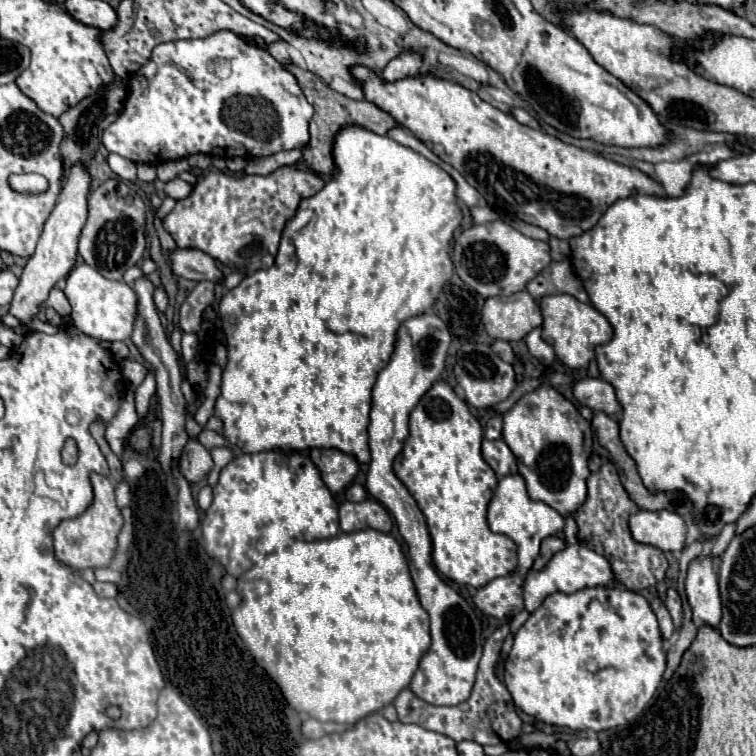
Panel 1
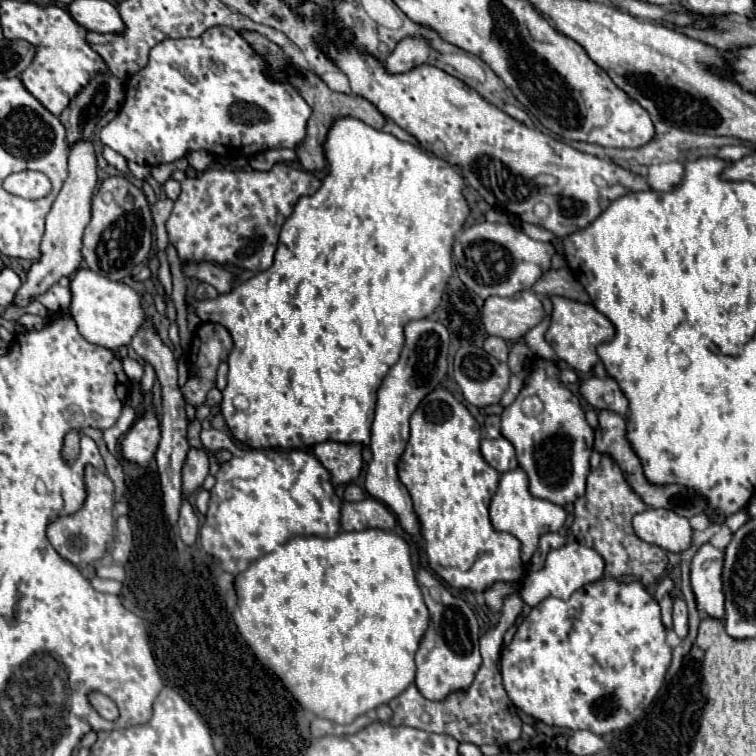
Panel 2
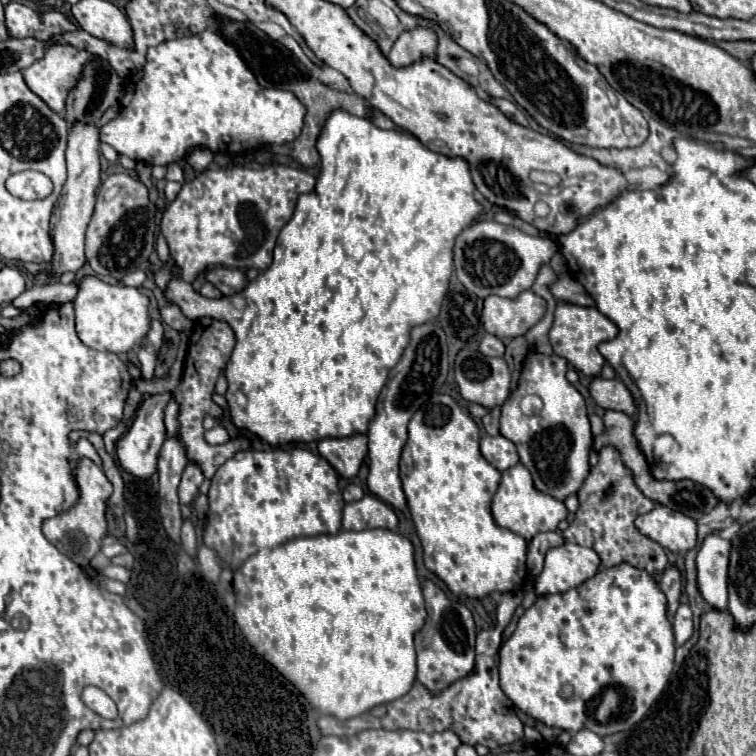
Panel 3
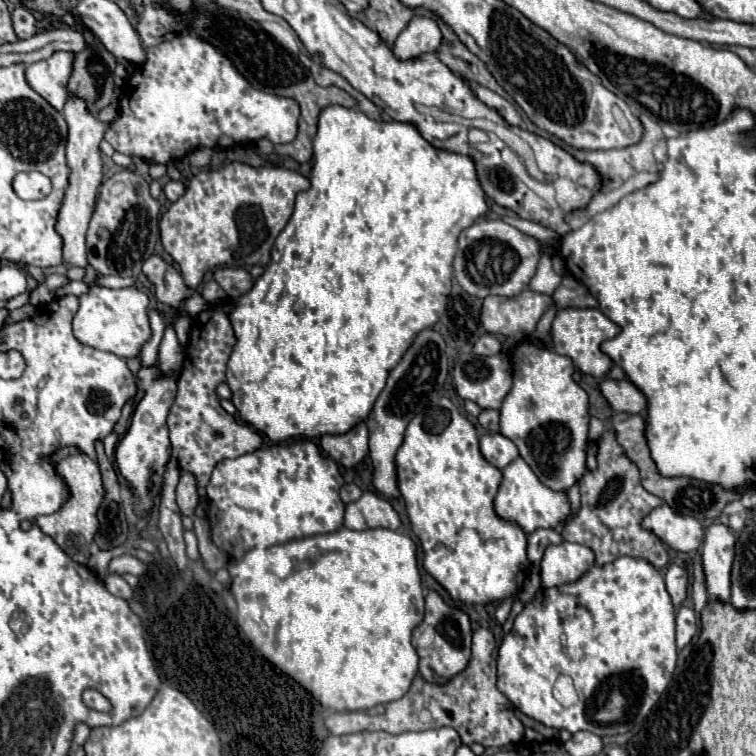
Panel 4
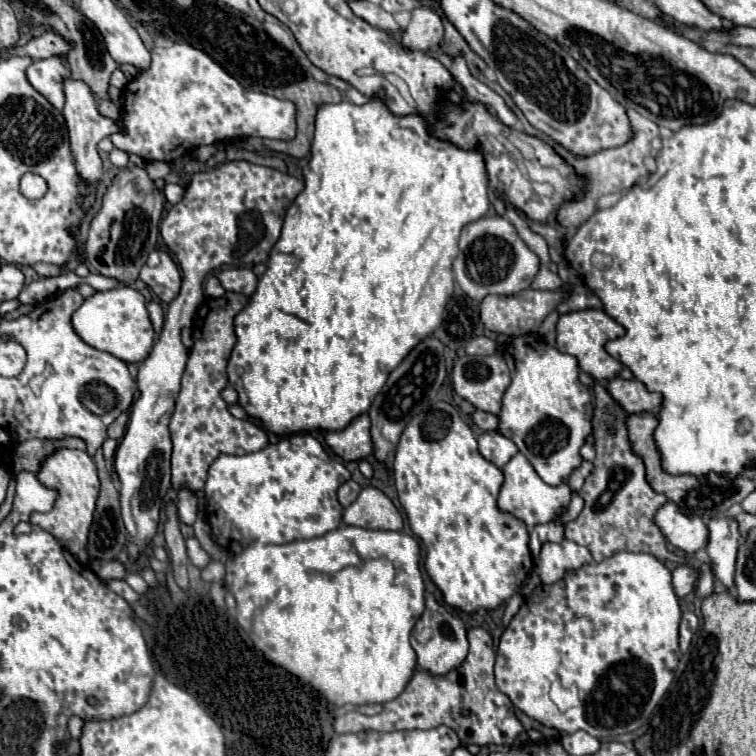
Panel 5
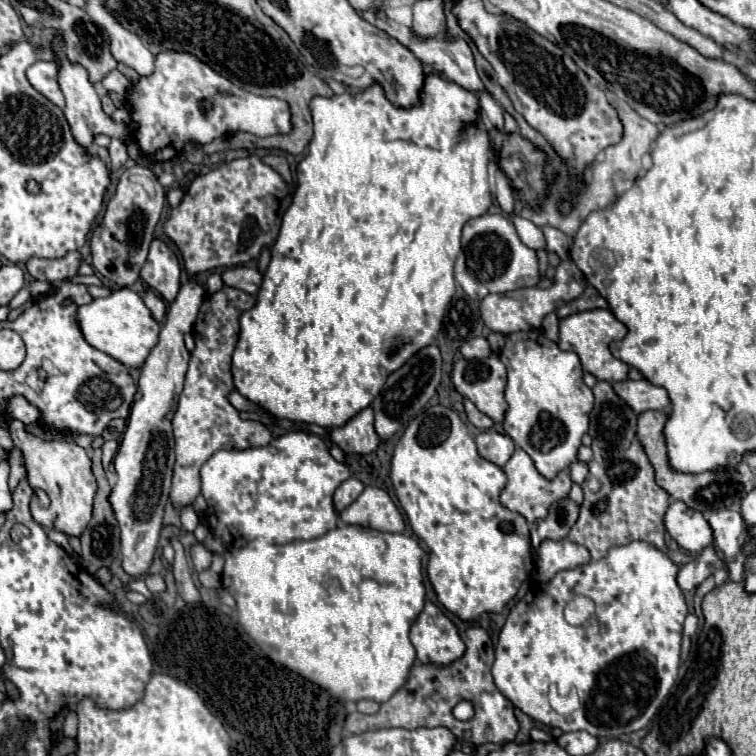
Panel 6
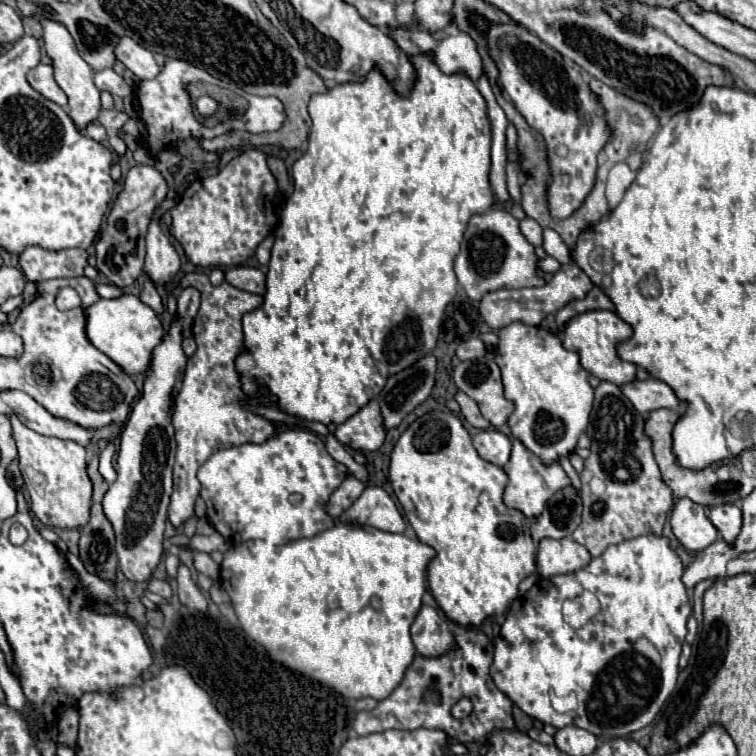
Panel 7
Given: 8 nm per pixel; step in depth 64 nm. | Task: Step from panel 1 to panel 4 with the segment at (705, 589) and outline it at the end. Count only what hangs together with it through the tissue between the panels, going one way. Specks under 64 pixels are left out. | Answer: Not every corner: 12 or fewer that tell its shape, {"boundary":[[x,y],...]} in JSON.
{"boundary":[[726,524],[706,528],[702,560],[708,594],[730,598],[736,536]]}

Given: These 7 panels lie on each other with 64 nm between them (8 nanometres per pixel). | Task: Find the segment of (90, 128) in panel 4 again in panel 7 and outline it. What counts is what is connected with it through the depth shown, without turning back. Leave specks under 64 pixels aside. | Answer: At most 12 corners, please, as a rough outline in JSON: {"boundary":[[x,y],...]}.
{"boundary":[[40,18],[70,118],[98,118],[100,92],[62,22]]}

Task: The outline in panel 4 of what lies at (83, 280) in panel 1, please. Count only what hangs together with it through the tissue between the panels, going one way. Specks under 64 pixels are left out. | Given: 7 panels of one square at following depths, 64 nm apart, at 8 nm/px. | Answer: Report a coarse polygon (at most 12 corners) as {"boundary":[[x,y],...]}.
{"boundary":[[92,286],[74,336],[136,358],[150,340],[148,296]]}

